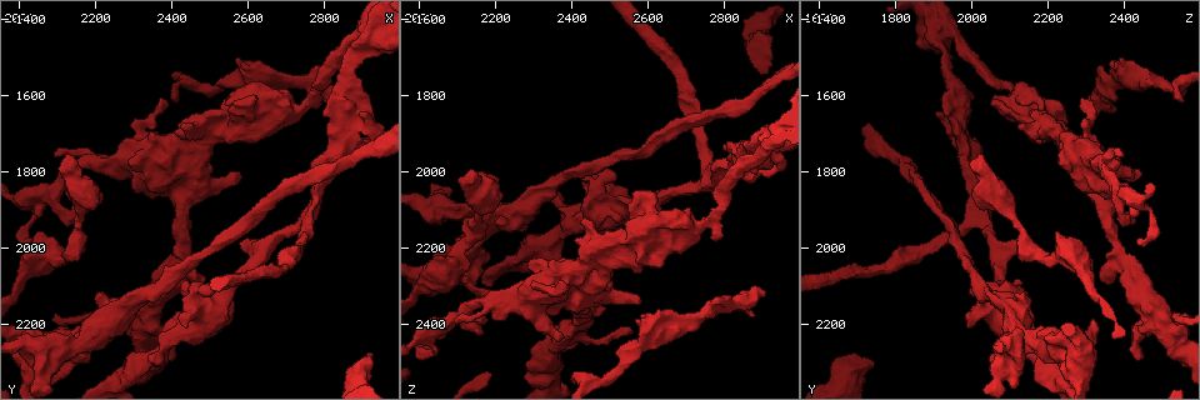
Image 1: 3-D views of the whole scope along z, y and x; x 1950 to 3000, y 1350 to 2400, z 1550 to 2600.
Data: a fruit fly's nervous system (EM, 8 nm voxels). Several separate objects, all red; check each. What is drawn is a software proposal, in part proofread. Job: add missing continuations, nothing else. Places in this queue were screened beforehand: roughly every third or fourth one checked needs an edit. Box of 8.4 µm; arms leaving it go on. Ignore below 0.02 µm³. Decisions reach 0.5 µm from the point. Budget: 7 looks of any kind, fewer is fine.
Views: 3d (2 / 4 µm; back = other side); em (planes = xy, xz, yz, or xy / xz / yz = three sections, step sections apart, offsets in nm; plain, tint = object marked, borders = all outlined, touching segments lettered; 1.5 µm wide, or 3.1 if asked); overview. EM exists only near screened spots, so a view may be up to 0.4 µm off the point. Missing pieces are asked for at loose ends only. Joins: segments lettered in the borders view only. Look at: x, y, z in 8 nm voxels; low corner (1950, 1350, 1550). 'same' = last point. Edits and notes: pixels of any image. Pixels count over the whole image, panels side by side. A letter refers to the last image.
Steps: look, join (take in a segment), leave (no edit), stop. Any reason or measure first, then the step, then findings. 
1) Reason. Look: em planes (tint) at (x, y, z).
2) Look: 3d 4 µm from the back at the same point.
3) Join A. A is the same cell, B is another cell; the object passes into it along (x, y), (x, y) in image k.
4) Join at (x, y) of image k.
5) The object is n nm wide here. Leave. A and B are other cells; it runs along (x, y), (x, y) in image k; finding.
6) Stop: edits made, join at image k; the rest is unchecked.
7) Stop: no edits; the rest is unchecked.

Branch stops here. Look: 3d 2 µm at (2380, 1610, 2290).

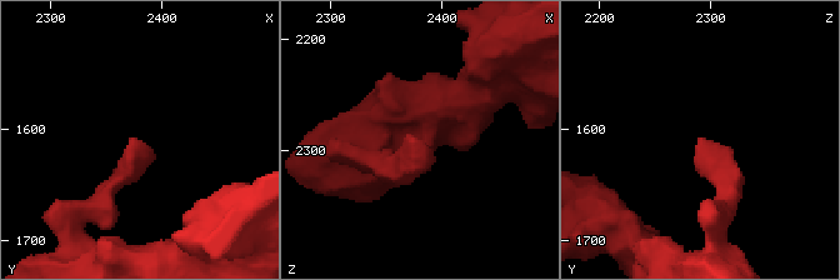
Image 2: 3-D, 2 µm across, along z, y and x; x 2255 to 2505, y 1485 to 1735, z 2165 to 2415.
Look: em yz step 4 (borders) at (2380, 1608, 2290).

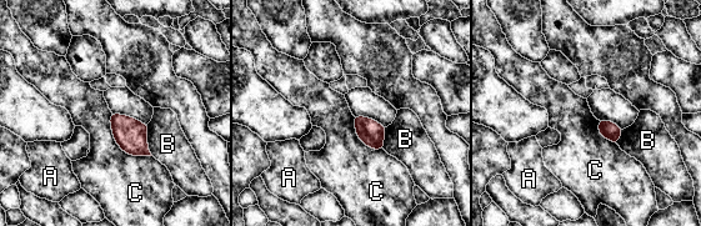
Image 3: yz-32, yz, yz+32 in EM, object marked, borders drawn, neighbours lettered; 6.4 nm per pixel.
Leave. A, B and C are other cells; a border runs along (111, 112), (115, 142), (151, 156) in image 3; no lettered segment goes on from it.

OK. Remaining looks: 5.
An open end. Look: 3d 2 µm at (2125, 1755, 2015).

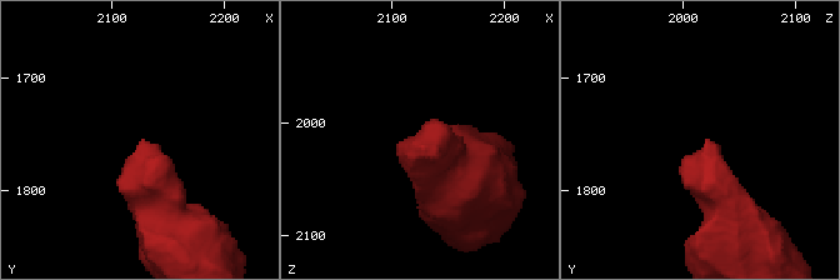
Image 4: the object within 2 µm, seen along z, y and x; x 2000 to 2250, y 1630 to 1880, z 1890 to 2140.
Now the EM. Look: em planes (borders) at (2128, 1756, 2022).

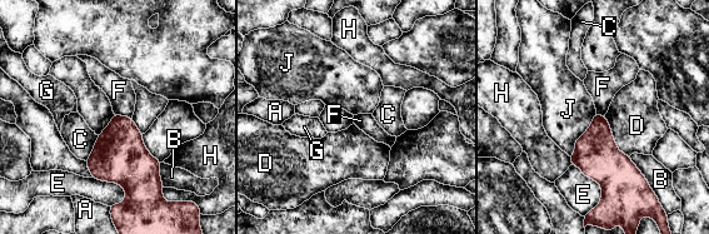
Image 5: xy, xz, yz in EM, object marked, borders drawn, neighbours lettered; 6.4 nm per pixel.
Leave. A, B, C, D, E, F, G, H and J are other cells; a border runs along (595, 113), (569, 155) in image 5; none of them fits.

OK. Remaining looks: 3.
Thick end. Look: em planes (plain) at (2910, 2310, 1740).

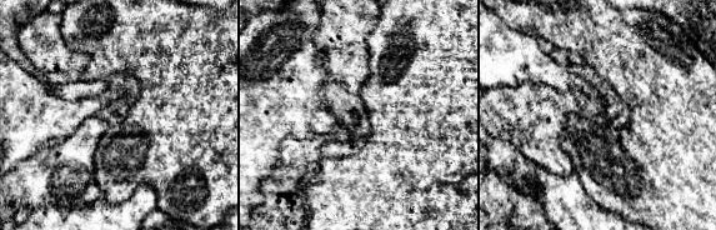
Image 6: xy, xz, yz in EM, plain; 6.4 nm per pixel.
Look: em planes (borders) at the same point.

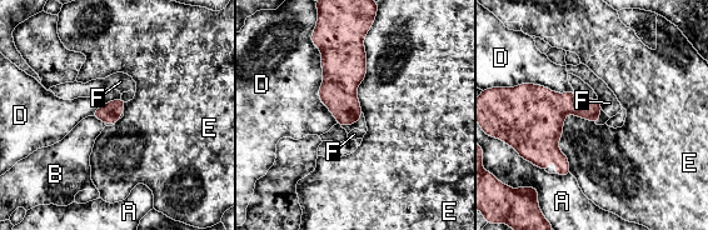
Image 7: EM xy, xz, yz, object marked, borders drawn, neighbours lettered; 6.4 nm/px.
Join F. F is the same cell, A, B, D and E are other cells; the object passes into it along (569, 103), (601, 105), (609, 103) in image 7; the cell continues.

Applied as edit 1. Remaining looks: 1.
Stop: edits made, join at image 7; the rest is unchecked.

